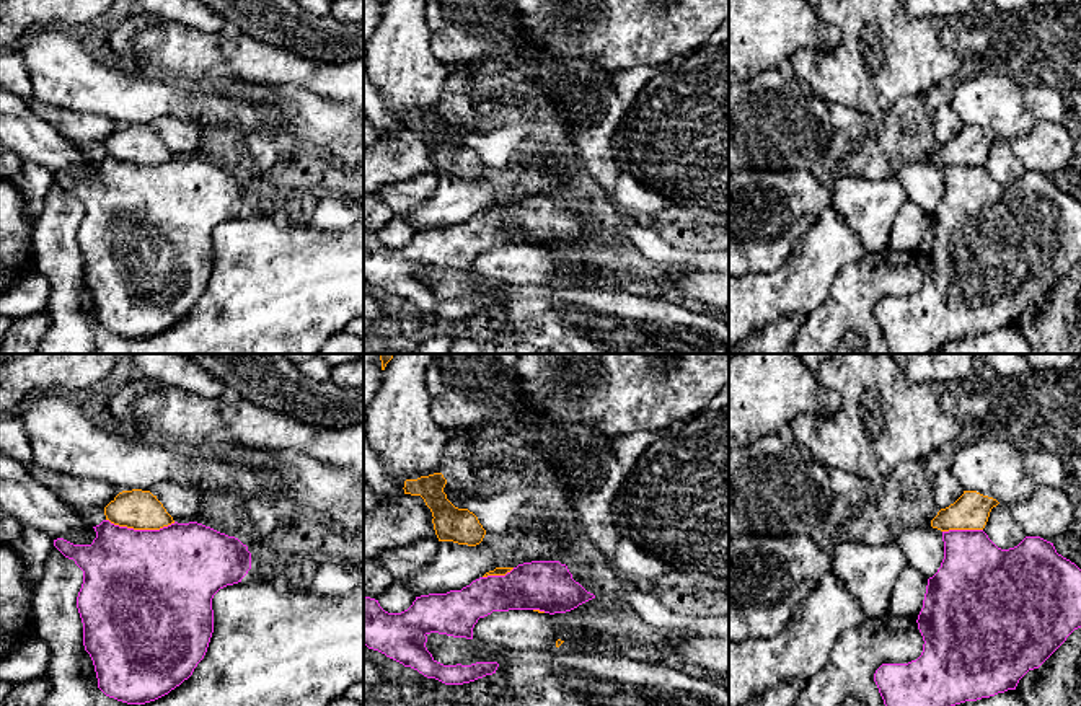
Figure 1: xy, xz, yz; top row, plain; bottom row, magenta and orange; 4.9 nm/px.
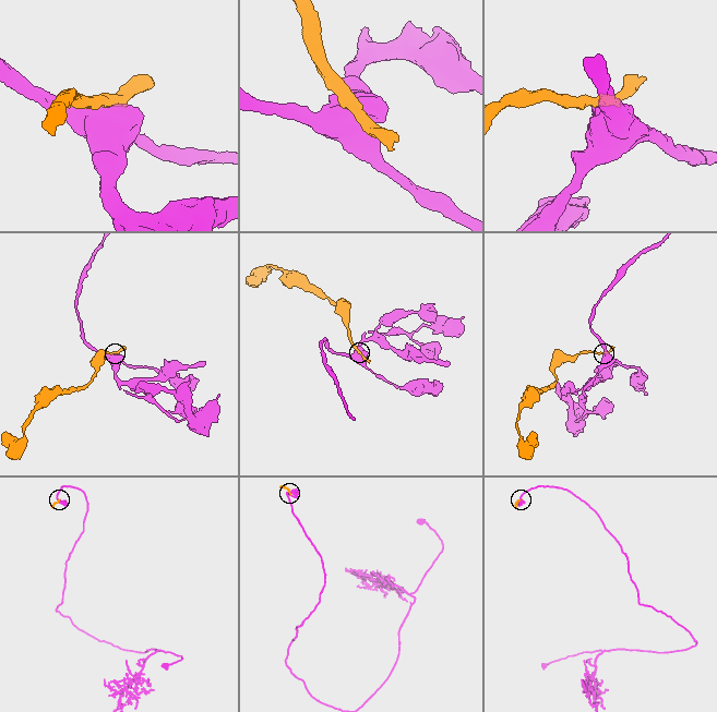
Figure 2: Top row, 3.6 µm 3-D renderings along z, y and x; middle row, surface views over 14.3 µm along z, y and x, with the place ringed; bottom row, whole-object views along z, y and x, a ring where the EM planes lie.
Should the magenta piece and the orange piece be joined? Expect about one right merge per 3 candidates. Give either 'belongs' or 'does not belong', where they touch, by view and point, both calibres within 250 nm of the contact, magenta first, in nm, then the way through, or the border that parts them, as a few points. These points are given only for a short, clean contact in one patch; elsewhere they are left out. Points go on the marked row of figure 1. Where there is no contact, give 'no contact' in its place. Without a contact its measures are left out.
does not belong; meets magenta in xy at (141, 530); 500 nm thick on the magenta side, 200 nm on the other; border along xy (106, 519), (134, 529), (162, 529), (175, 522)

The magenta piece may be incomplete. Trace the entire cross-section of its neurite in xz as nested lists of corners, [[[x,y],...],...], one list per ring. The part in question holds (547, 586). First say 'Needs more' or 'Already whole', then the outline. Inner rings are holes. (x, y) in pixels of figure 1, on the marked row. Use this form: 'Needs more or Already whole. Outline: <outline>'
Already whole. Outline: [[[532,561],[505,576],[473,580],[461,590],[416,597],[401,613],[385,611],[364,595],[364,646],[445,685],[463,685],[496,673],[497,662],[443,665],[427,651],[430,633],[473,639],[479,618],[492,611],[566,613],[595,598],[559,561]]]

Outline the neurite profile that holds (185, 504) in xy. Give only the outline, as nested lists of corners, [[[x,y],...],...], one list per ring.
[[[163,483],[148,489],[178,523],[194,522],[202,512],[202,497],[197,489],[174,483]]]

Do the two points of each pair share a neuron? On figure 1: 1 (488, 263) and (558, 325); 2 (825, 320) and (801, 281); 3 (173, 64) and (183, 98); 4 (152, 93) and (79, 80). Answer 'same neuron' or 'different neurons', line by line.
1: different neurons
2: different neurons
3: different neurons
4: same neuron

